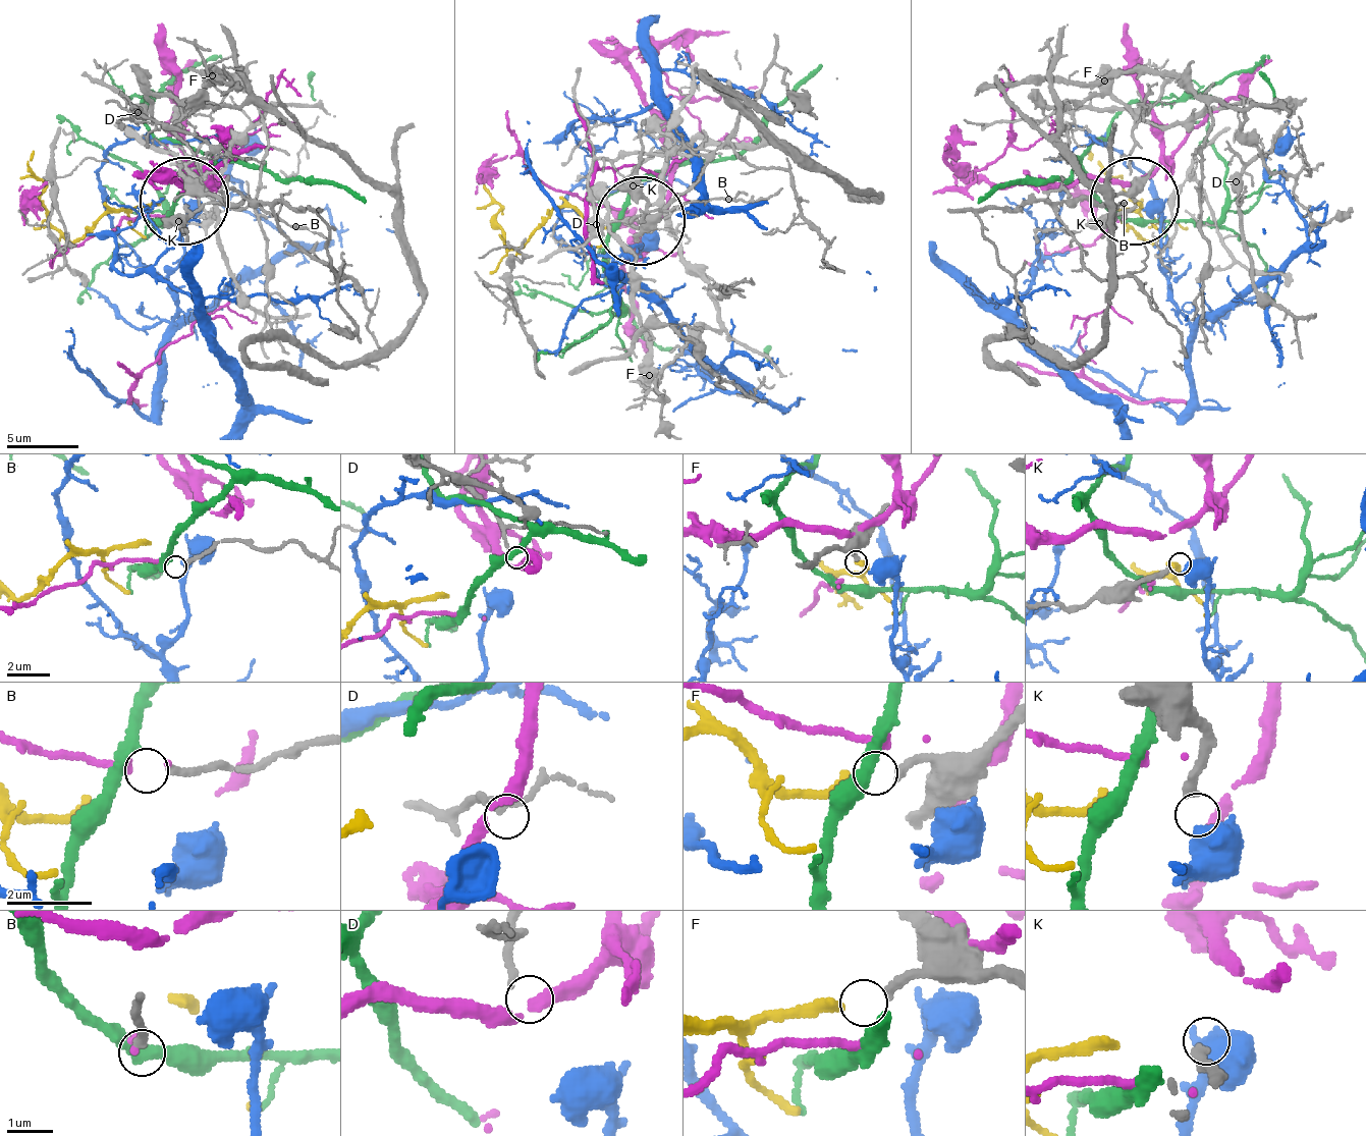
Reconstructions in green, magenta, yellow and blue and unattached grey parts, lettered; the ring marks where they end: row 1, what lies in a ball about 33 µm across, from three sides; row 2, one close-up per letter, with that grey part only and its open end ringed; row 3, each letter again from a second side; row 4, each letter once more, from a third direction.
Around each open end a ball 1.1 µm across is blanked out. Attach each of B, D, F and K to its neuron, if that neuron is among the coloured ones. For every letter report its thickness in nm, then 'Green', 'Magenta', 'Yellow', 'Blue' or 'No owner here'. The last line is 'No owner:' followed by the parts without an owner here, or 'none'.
B: Thickness 160 nm. Magenta
D: Thickness 140 nm. No owner here
F: Thickness 180 nm. Yellow
K: Thickness 240 nm. No owner here
No owner: D, K

